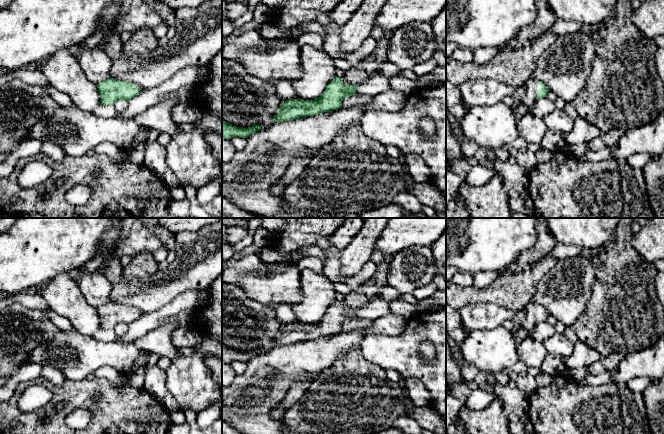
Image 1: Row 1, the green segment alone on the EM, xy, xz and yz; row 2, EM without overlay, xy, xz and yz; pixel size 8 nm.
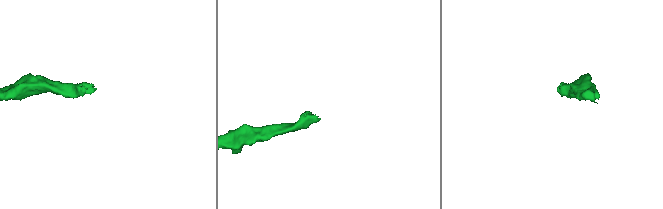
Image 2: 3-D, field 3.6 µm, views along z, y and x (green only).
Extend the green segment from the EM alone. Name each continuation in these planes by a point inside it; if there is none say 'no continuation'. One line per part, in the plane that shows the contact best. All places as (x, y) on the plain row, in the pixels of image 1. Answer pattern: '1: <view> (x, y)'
1: xz (368, 291)

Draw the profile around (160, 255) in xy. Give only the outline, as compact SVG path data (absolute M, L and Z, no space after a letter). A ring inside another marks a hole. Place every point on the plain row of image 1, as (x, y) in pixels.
M161 248L161 249L153 251L152 254L153 254L153 257L155 258L155 260L158 263L161 263L166 259L168 250L166 248Z

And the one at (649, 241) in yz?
M649 218L648 222L633 234L631 244L651 264L664 259L664 218Z

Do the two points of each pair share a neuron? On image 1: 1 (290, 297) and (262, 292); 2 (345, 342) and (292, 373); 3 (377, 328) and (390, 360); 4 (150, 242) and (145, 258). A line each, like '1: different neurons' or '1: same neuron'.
1: same neuron
2: same neuron
3: different neurons
4: different neurons

